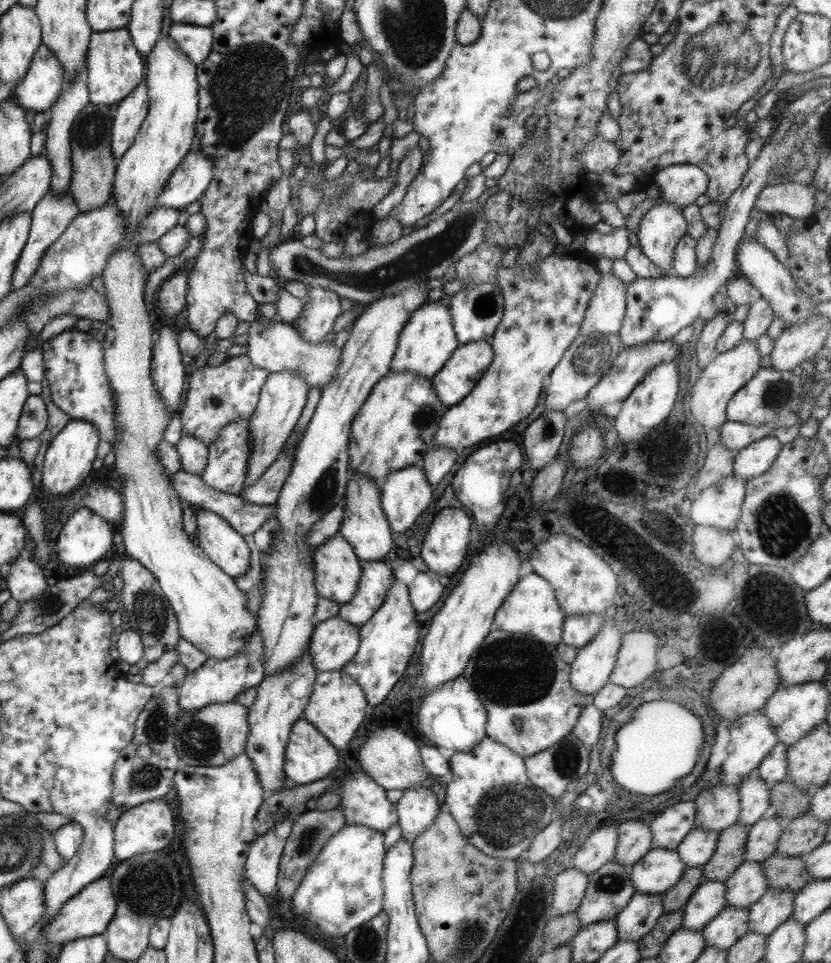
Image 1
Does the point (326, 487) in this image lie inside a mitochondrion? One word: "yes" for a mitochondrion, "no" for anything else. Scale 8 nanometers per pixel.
yes

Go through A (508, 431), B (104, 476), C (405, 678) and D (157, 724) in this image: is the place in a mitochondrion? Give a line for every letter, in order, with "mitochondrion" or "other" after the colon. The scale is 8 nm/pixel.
A: other
B: other
C: other
D: mitochondrion

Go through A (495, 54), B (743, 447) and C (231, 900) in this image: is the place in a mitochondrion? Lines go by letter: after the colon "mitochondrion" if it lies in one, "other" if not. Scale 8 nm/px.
A: other
B: other
C: other

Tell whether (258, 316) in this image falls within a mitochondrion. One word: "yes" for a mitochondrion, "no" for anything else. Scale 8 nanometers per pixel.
no

